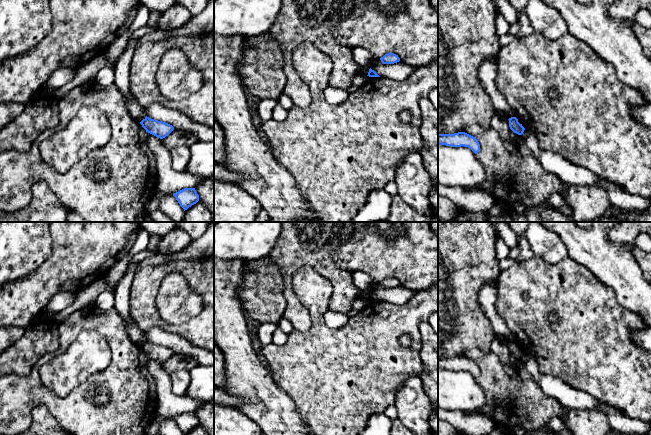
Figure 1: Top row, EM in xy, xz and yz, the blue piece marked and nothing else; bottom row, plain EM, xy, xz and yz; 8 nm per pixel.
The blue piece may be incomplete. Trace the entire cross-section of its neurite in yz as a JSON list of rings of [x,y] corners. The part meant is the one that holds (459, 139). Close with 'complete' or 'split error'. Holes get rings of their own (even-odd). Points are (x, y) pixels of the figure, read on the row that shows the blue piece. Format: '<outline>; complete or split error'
[[[465,132],[438,134],[438,144],[451,147],[468,147],[475,154],[480,151],[480,144],[478,140]]]; complete

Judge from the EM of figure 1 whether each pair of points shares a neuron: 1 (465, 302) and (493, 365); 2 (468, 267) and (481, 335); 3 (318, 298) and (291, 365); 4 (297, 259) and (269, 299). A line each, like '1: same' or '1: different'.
1: different
2: same
3: same
4: different

